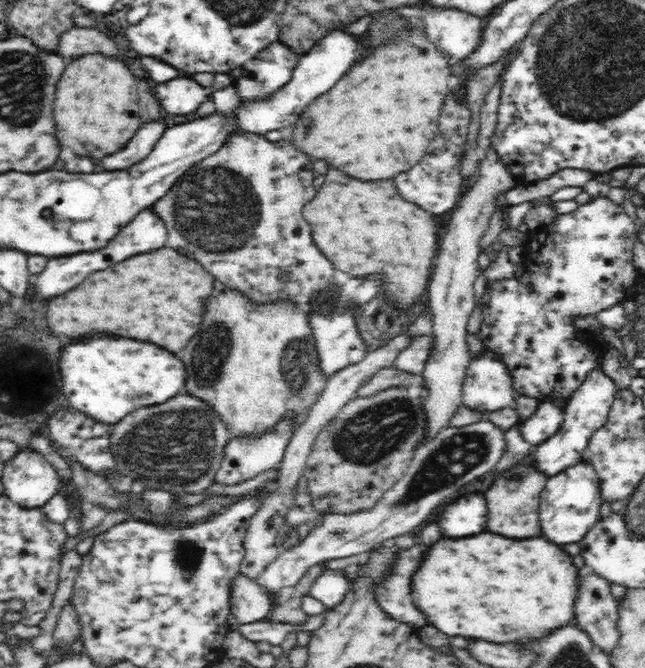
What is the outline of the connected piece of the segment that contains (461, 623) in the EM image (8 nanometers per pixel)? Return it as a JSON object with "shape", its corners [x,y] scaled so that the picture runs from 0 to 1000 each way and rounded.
{"shape":[[[738,799],[722,808],[682,808],[667,823],[667,838],[648,862],[648,898],[667,916],[673,937],[698,955],[716,952],[735,960],[797,961],[825,964],[856,946],[881,937],[890,928],[890,907],[899,892],[902,859],[890,844],[887,829],[847,805],[788,808],[769,799]]]}

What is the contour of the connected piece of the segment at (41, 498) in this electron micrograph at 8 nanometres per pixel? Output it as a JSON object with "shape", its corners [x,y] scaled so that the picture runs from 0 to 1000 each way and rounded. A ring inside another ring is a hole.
{"shape":[[[42,671],[6,698],[6,741],[34,760],[64,762],[91,734],[88,708],[59,675]]]}

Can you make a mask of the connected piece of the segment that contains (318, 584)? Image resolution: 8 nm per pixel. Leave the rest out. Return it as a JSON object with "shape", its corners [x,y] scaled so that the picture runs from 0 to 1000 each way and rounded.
{"shape":[[[504,850],[484,871],[478,891],[496,898],[513,912],[530,901],[544,874],[544,853],[535,850]]]}

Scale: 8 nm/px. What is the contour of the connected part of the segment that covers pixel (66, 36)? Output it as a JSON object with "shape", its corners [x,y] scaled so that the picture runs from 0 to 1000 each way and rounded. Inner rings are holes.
{"shape":[[[112,37],[88,54],[88,64],[81,78],[99,87],[116,85],[124,79],[158,76],[167,82],[186,82],[177,61],[158,46],[140,39]]]}

